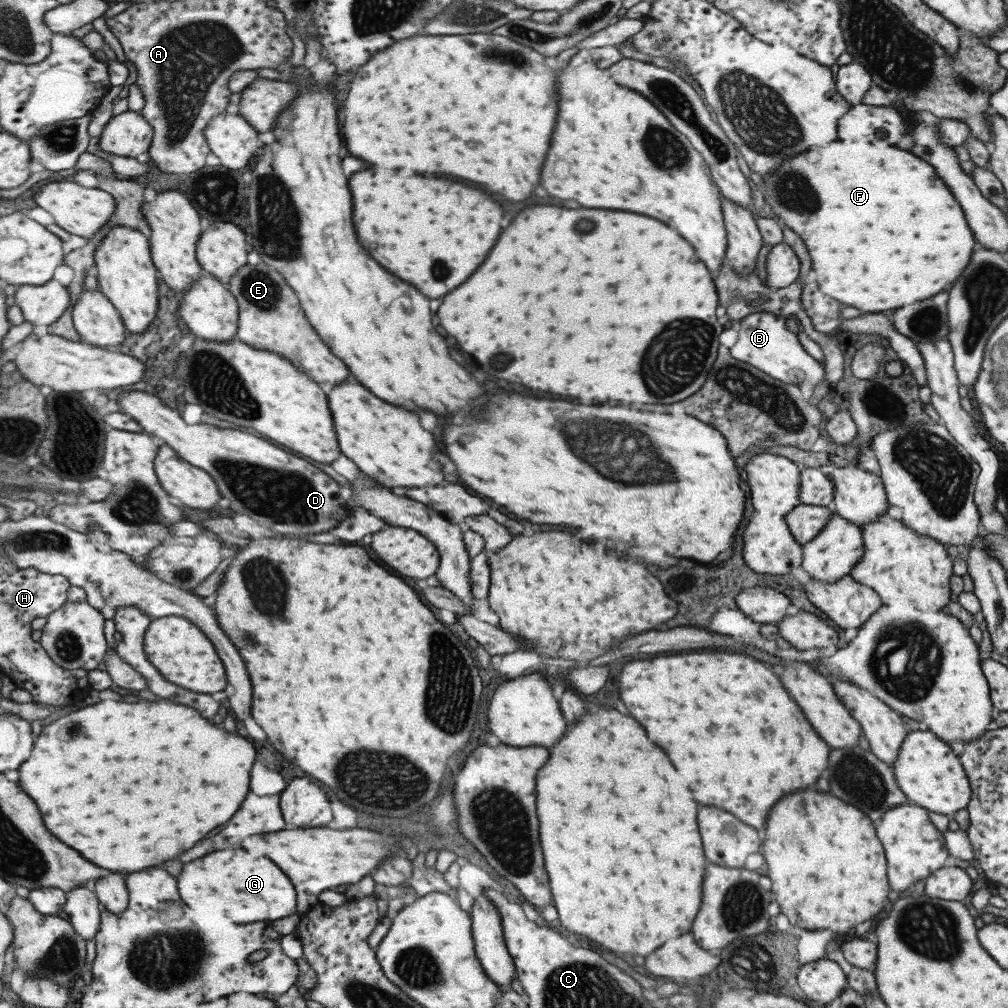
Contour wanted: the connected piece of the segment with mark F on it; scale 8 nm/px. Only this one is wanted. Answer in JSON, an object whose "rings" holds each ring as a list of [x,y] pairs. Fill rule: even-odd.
{"rings":[[[835,140],[823,148],[813,148],[813,150],[801,152],[801,154],[797,153],[780,162],[772,171],[762,176],[762,185],[759,186],[759,189],[763,195],[763,202],[771,208],[778,226],[787,226],[803,240],[803,244],[809,252],[809,258],[811,258],[813,272],[817,274],[815,282],[817,282],[819,290],[823,294],[835,298],[841,305],[853,306],[861,313],[888,313],[883,310],[895,310],[905,304],[913,304],[913,300],[915,302],[925,300],[925,296],[929,298],[929,296],[941,292],[947,284],[951,284],[959,276],[959,272],[963,270],[963,266],[969,260],[971,248],[978,246],[973,244],[974,238],[971,236],[972,232],[969,232],[969,228],[967,228],[961,208],[957,206],[957,202],[953,200],[949,190],[941,184],[941,180],[935,178],[933,167],[929,166],[925,160],[911,154],[904,146],[885,145],[883,148],[877,148],[871,144],[861,146],[855,142],[845,144],[841,140]]]}

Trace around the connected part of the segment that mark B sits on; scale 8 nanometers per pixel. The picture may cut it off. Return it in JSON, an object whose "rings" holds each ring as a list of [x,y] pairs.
{"rings":[[[754,312],[744,316],[739,321],[737,342],[728,351],[730,356],[741,362],[751,364],[753,368],[765,372],[775,380],[797,385],[803,383],[812,387],[825,378],[824,367],[819,361],[813,360],[800,346],[795,333],[785,328],[785,318],[770,312]]]}

